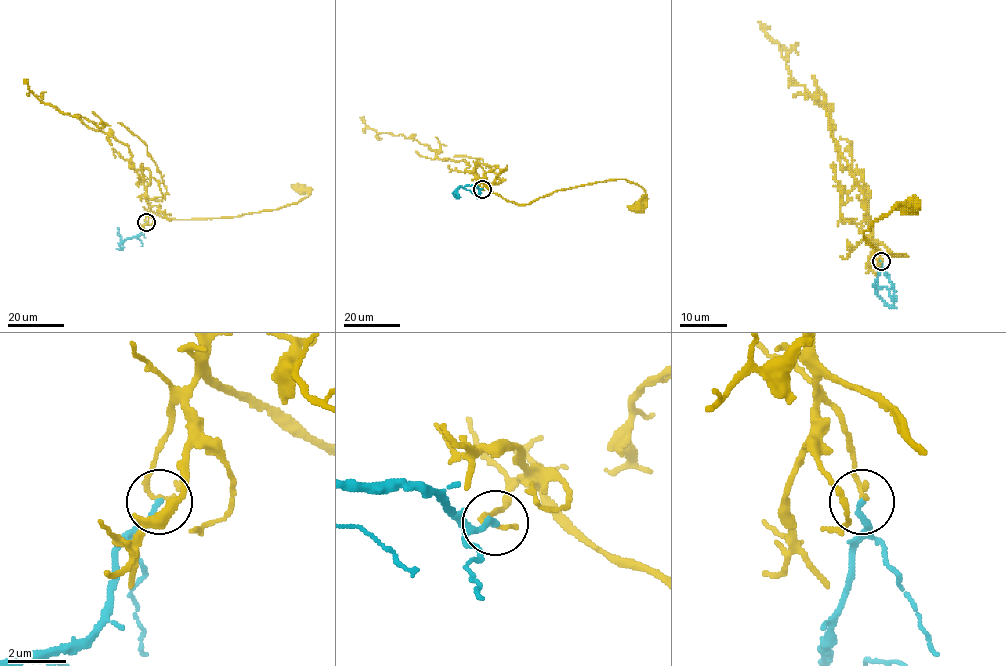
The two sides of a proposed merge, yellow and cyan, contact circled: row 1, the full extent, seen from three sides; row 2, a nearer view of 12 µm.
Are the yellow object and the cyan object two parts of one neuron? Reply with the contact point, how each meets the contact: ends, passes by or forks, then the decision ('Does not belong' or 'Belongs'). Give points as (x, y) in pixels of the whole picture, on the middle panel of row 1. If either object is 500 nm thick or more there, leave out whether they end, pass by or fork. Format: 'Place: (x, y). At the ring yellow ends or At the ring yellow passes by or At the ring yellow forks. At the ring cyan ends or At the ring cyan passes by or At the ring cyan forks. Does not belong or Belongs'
Place: (482, 189). At the ring yellow ends. At the ring cyan ends. Does not belong

